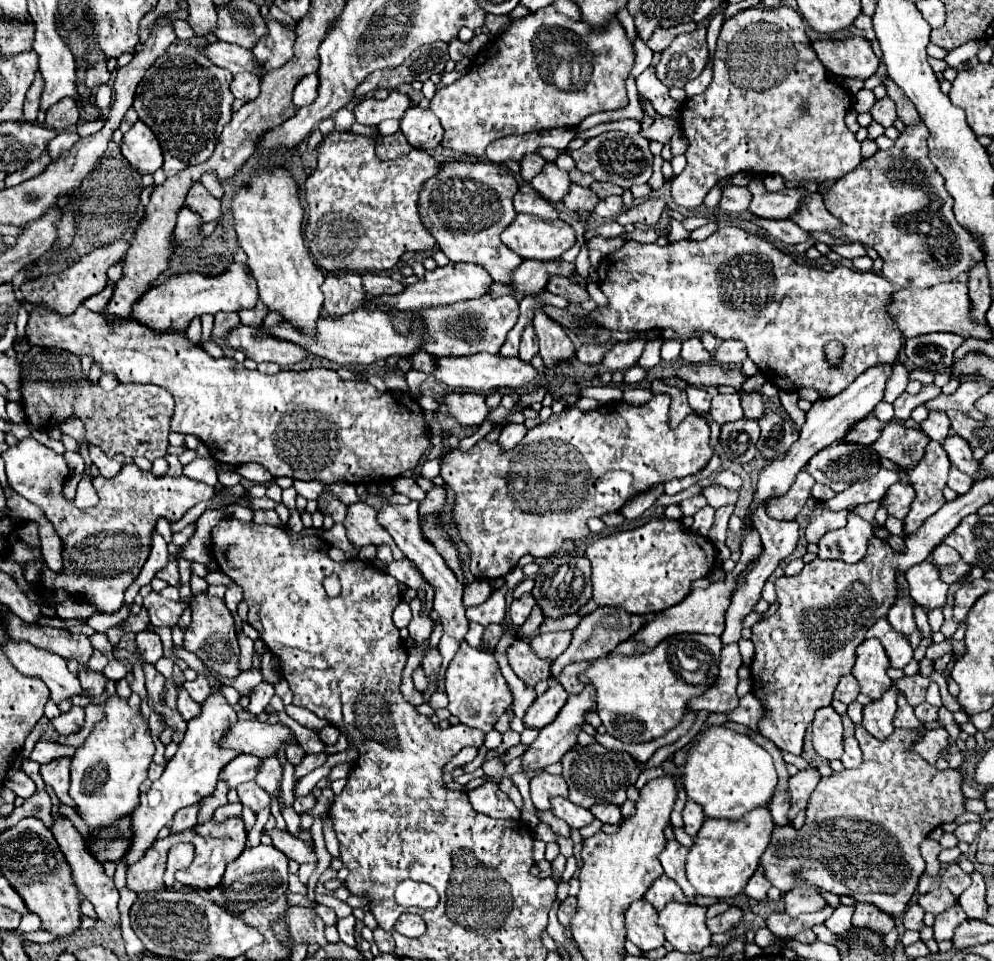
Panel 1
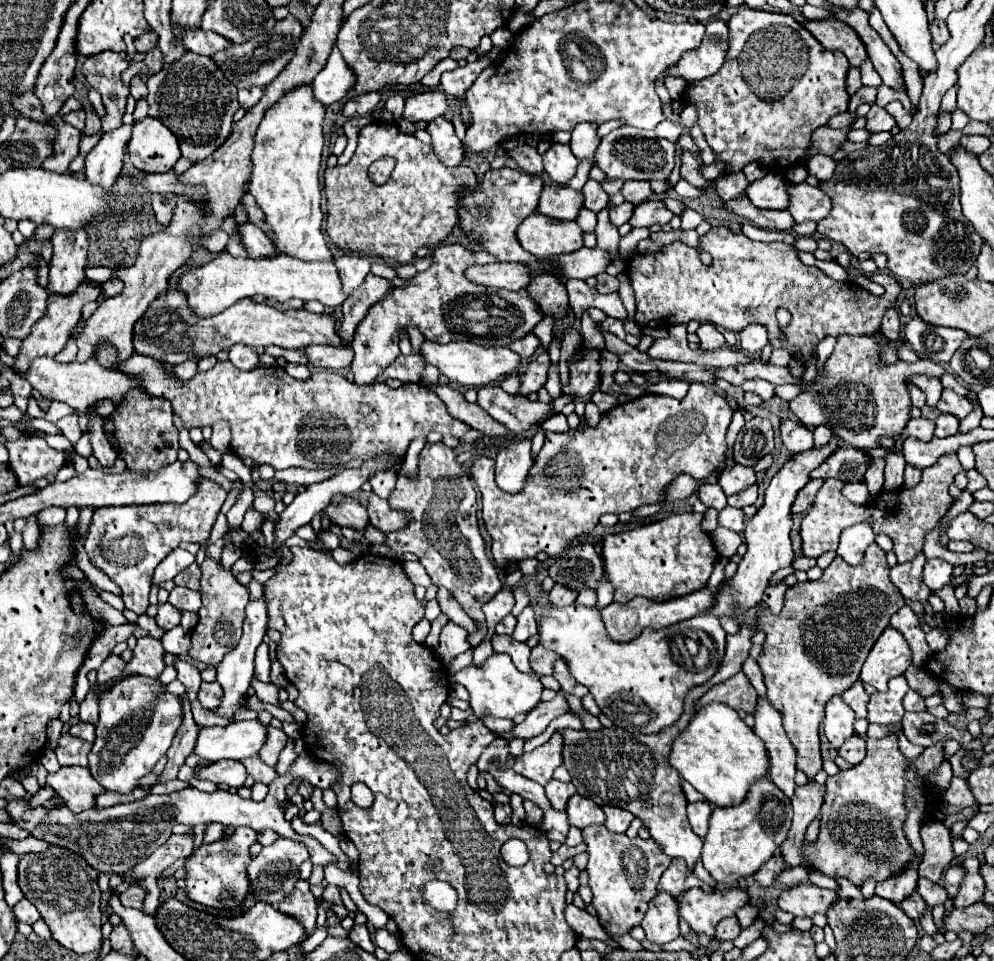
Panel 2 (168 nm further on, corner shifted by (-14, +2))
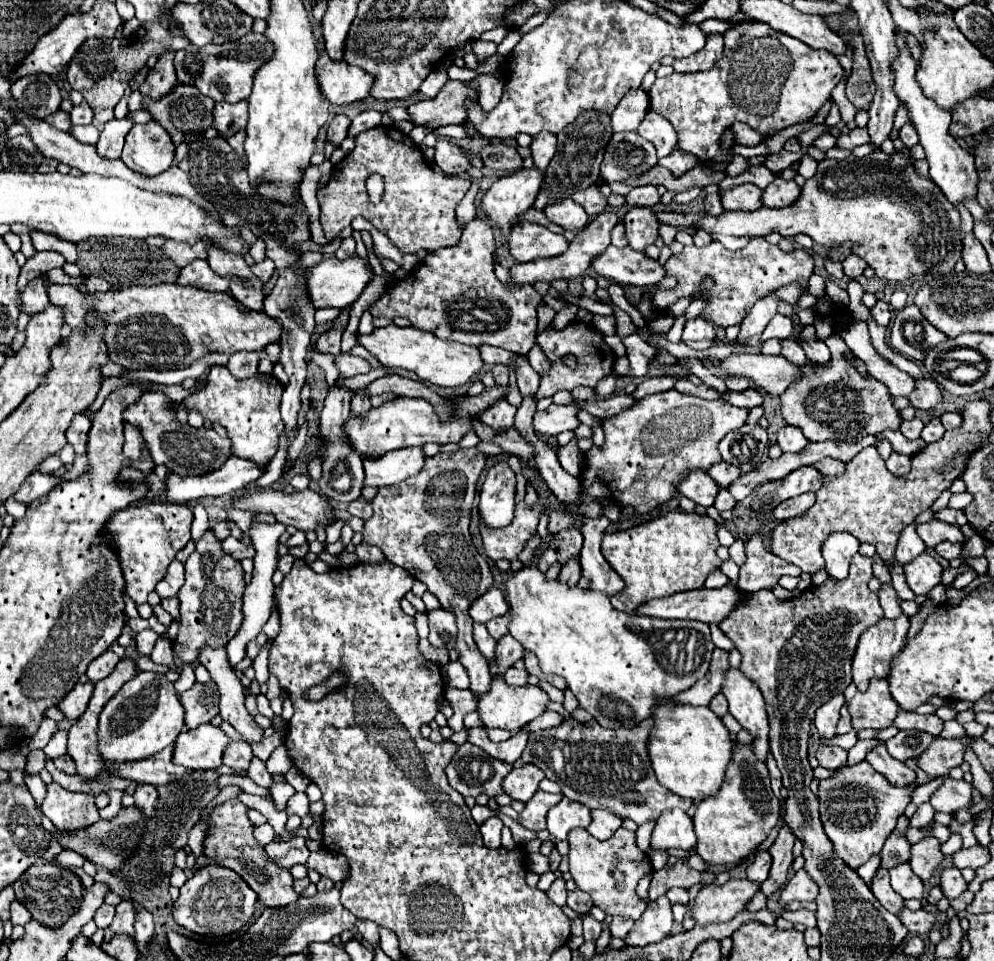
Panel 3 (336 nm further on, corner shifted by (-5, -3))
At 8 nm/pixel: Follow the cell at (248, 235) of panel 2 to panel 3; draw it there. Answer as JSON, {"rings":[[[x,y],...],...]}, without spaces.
{"rings":[[[266,258],[264,262],[254,264],[254,266],[252,266],[252,272],[266,284],[266,282],[272,278],[272,274],[274,274],[274,262],[272,262],[270,258]]]}

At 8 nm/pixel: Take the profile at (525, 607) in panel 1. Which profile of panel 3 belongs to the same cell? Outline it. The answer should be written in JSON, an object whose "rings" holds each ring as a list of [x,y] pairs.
{"rings":[[[506,634],[502,640],[498,640],[496,644],[496,654],[494,654],[494,660],[488,662],[490,666],[490,676],[496,678],[496,676],[502,676],[508,668],[512,668],[520,658],[522,658],[522,652],[524,648],[510,636]]]}

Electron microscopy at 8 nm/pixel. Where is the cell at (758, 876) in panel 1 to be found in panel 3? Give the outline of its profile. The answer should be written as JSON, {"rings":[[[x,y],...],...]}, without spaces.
{"rings":[[[758,850],[758,854],[752,860],[752,864],[746,868],[748,878],[756,880],[756,882],[764,882],[768,878],[770,864],[772,864],[772,856],[768,854],[768,850]]]}

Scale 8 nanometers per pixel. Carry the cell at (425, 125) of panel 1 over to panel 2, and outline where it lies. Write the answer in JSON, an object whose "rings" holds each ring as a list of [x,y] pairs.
{"rings":[[[437,117],[431,123],[427,123],[427,133],[433,141],[433,153],[439,157],[441,163],[455,167],[461,163],[465,151],[463,145],[455,133],[453,123],[447,117]]]}

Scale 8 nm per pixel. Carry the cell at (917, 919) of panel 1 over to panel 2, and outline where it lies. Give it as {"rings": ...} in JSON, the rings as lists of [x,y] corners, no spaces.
{"rings":[[[913,895],[911,899],[907,899],[907,903],[903,903],[903,907],[901,907],[911,919],[921,919],[923,915],[925,915],[925,911],[927,911],[927,903],[919,897],[919,895]]]}

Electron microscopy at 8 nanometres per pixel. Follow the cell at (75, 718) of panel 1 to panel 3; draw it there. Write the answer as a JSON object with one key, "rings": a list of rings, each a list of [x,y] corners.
{"rings":[[[86,682],[86,684],[76,684],[66,696],[62,702],[58,702],[58,710],[66,716],[66,718],[72,718],[72,720],[78,720],[82,716],[82,712],[86,710],[86,704],[92,696],[92,690],[94,690],[94,684],[92,682]]]}

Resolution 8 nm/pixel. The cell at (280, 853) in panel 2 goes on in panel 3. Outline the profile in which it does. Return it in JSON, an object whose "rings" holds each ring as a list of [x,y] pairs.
{"rings":[[[294,838],[290,842],[270,842],[266,844],[266,854],[282,868],[292,868],[296,864],[306,864],[310,850],[304,844],[304,838]]]}

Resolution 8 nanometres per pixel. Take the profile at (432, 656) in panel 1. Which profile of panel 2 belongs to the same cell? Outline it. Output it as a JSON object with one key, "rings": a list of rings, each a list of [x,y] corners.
{"rings":[[[449,621],[441,631],[441,645],[437,649],[437,657],[441,659],[441,663],[449,665],[453,657],[457,657],[459,653],[465,653],[469,649],[471,649],[471,645],[467,641],[467,631],[463,631],[463,627]]]}

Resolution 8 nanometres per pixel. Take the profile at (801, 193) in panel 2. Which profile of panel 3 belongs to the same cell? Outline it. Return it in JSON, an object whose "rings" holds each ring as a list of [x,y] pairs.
{"rings":[[[776,178],[762,190],[762,204],[768,208],[784,208],[786,204],[792,204],[796,200],[798,190],[800,188],[794,180],[786,182],[782,178]]]}

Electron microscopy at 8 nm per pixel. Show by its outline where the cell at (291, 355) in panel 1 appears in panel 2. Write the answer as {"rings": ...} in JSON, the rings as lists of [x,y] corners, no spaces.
{"rings":[[[309,345],[303,349],[309,367],[319,369],[343,369],[351,363],[351,347],[323,347]]]}

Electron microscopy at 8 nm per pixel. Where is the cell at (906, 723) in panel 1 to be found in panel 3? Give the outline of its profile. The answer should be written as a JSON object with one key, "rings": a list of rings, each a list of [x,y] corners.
{"rings":[[[900,730],[894,738],[890,738],[884,744],[892,758],[906,762],[910,758],[918,758],[926,750],[926,746],[930,746],[932,740],[934,736],[920,730]]]}

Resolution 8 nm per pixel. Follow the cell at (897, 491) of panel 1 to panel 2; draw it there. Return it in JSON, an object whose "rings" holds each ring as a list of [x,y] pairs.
{"rings":[[[905,467],[905,481],[903,481],[903,489],[911,489],[921,481],[921,471],[915,467]]]}

